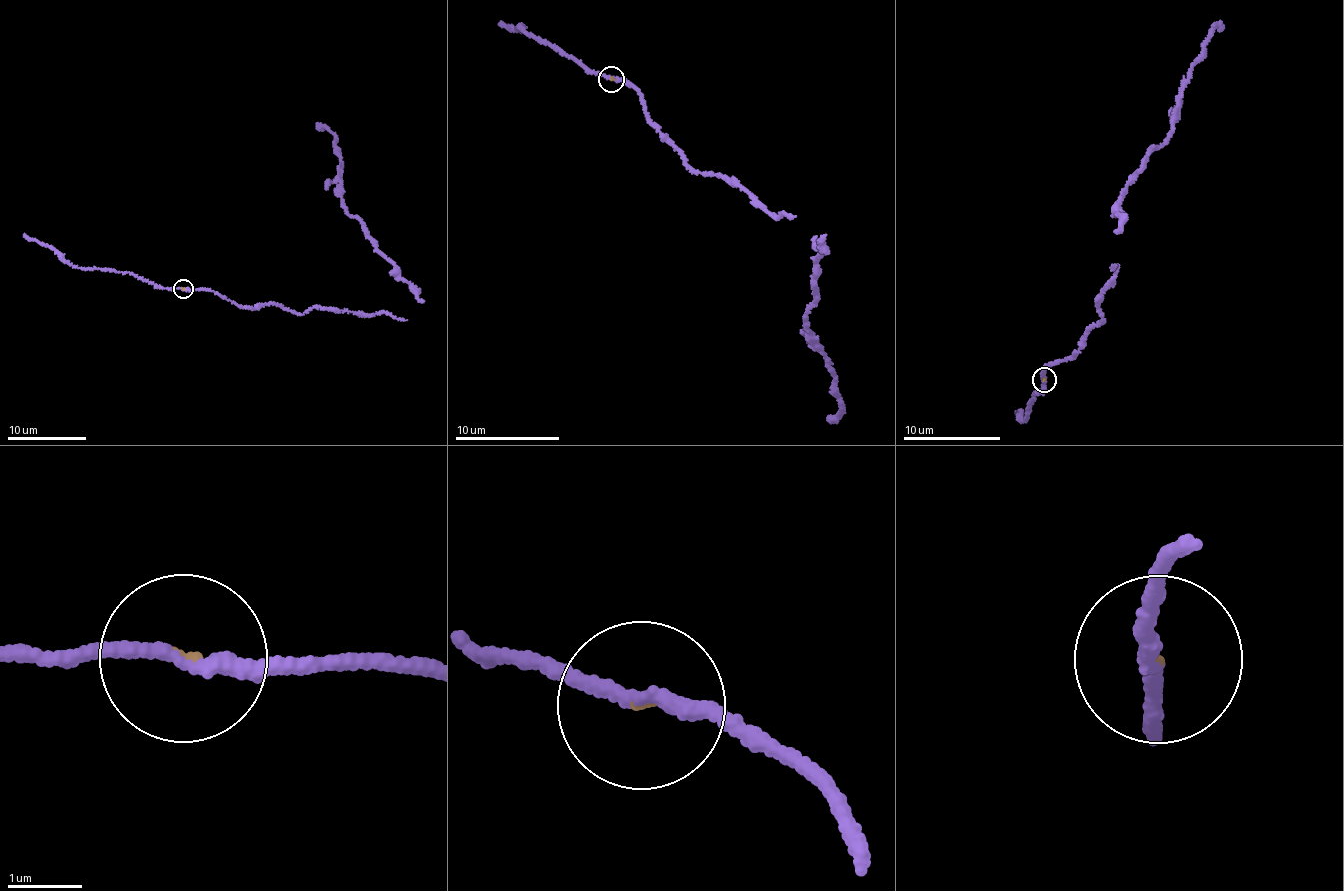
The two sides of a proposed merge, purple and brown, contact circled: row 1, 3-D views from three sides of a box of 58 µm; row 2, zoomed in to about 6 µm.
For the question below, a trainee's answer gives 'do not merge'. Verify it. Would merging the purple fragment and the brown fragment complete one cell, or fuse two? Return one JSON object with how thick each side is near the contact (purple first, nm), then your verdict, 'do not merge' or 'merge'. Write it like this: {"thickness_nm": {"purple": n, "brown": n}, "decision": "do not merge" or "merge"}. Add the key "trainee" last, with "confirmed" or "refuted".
{"thickness_nm": {"purple": 180, "brown": 50}, "decision": "do not merge", "trainee": "confirmed"}

